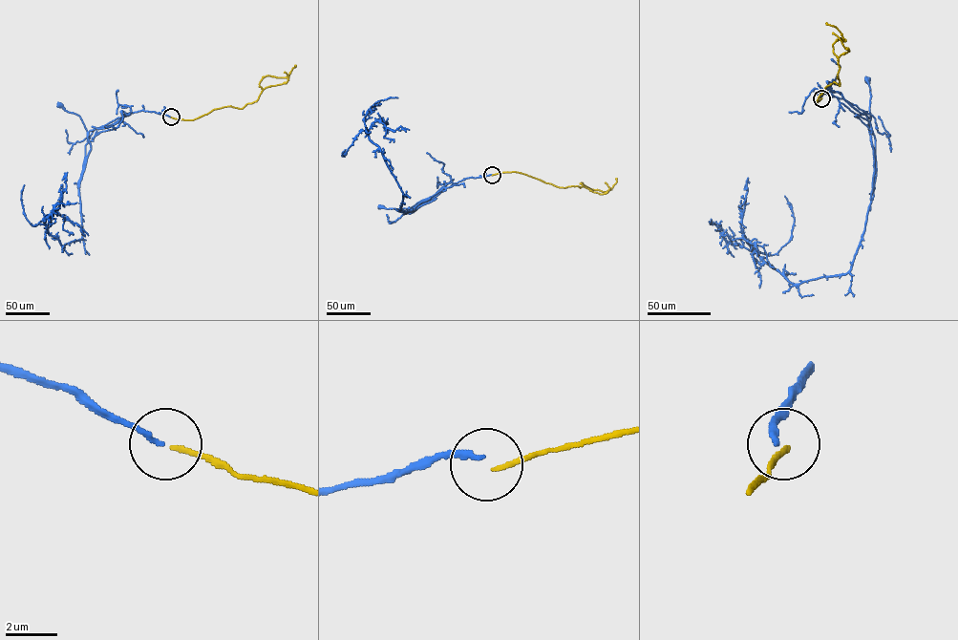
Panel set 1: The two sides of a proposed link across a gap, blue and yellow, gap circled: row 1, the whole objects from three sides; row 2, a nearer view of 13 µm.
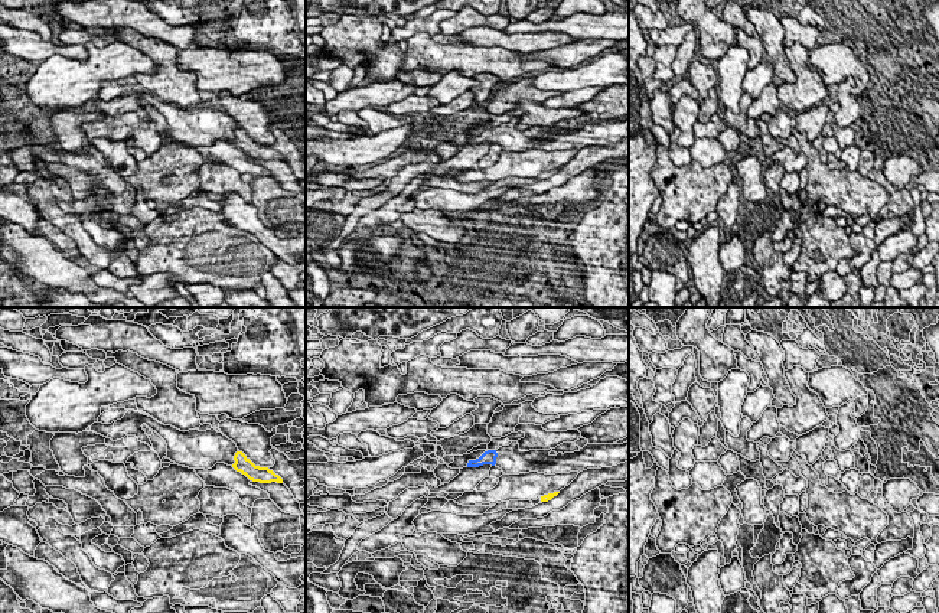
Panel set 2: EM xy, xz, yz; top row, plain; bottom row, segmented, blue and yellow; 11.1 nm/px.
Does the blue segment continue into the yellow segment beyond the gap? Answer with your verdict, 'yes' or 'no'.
no

